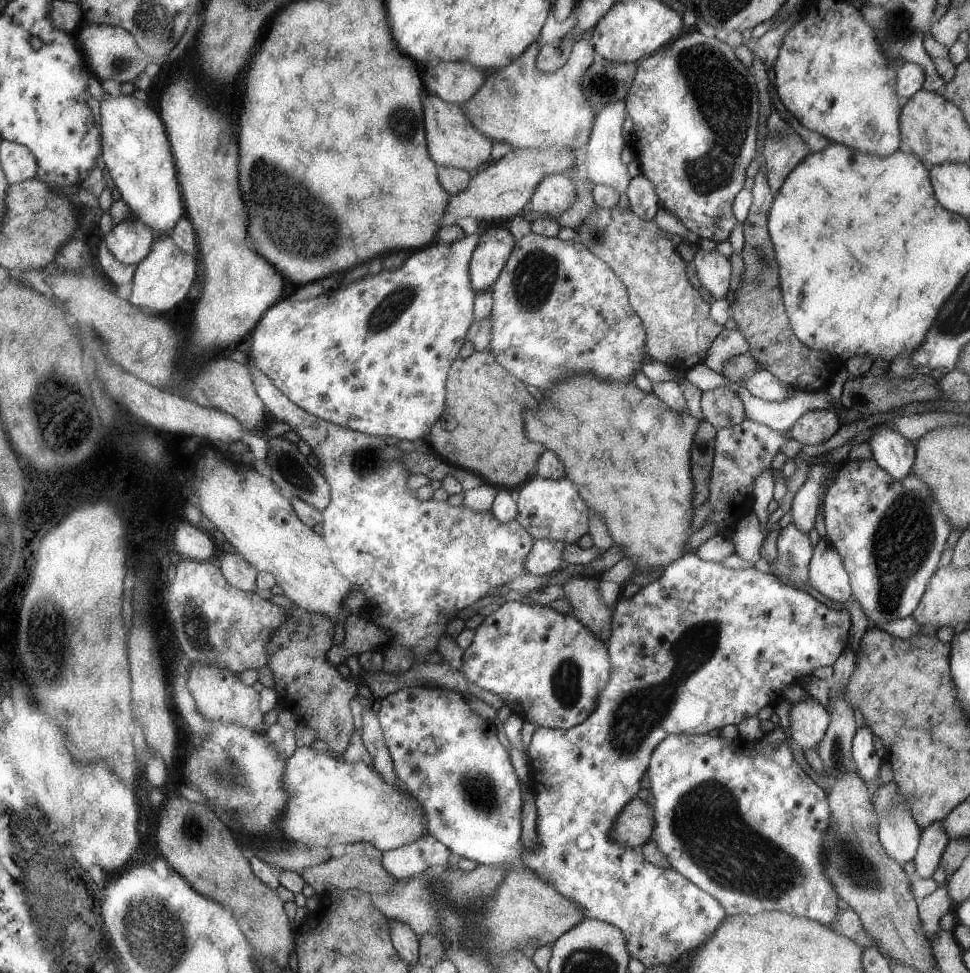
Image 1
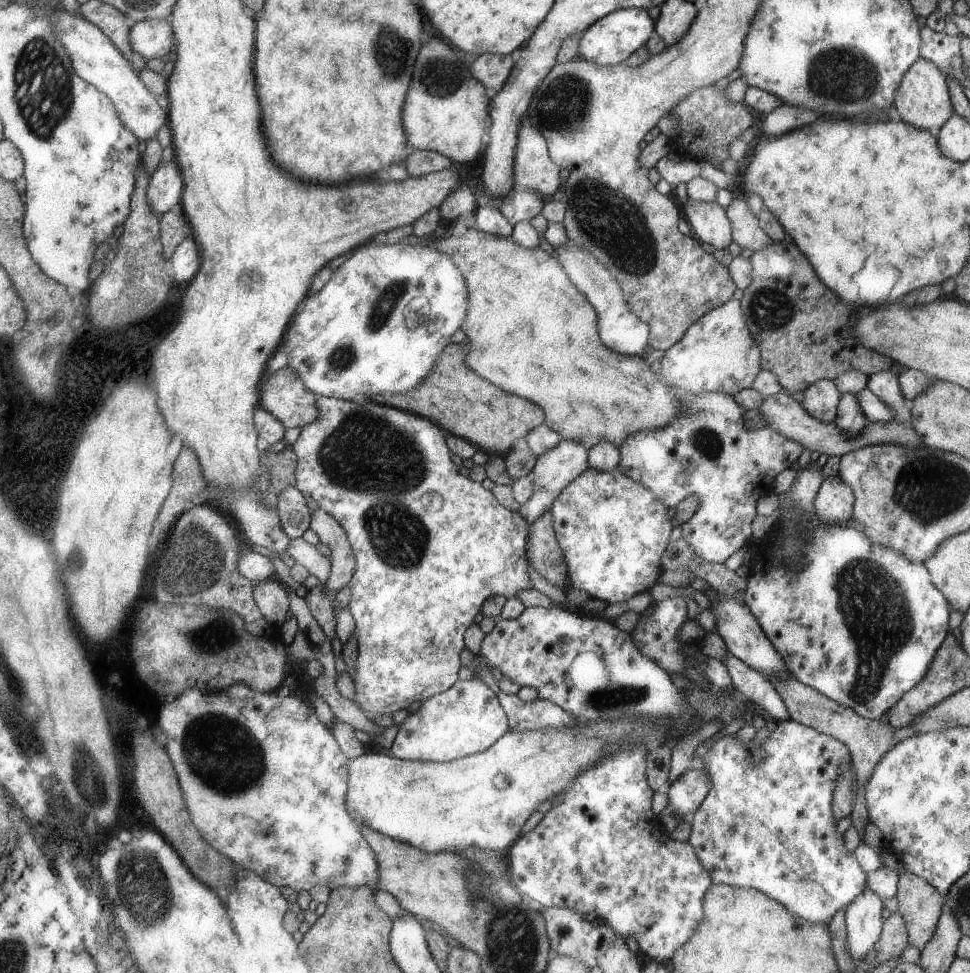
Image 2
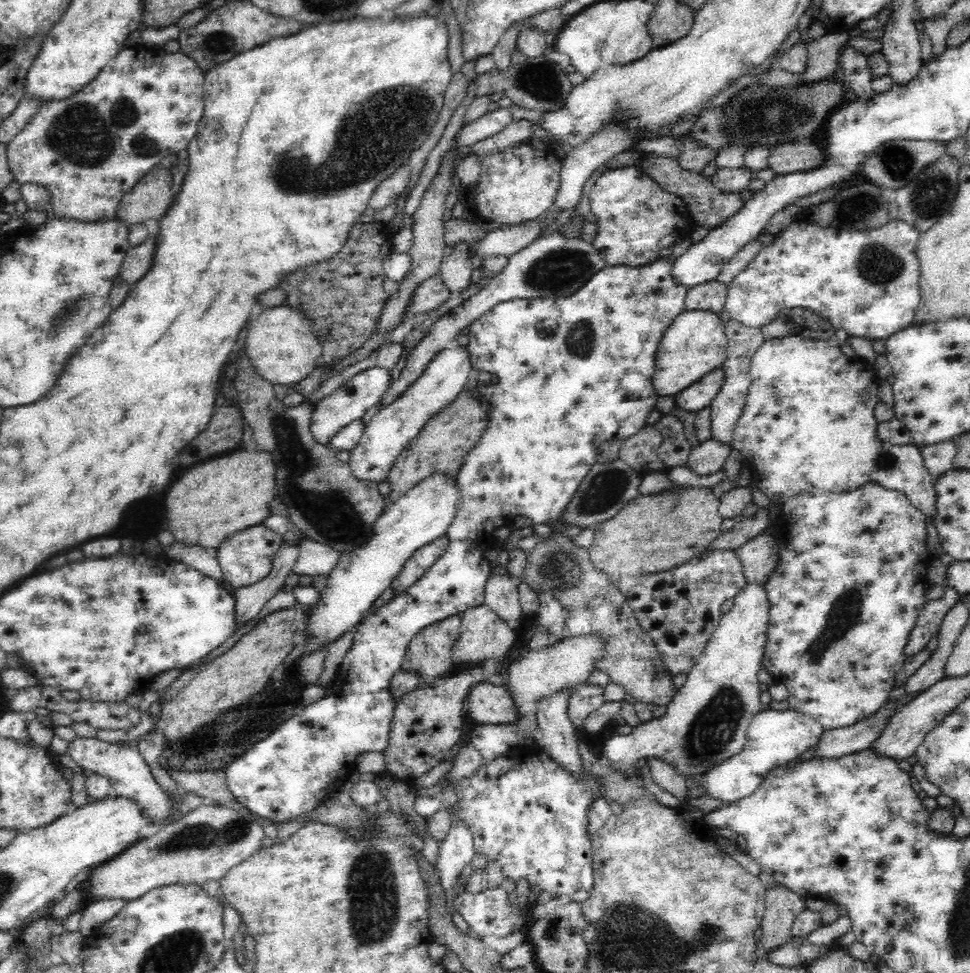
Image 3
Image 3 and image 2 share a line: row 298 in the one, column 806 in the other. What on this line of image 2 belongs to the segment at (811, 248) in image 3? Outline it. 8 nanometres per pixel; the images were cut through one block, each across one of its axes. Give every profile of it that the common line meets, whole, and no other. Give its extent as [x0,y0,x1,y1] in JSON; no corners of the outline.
[689,719,868,924]

